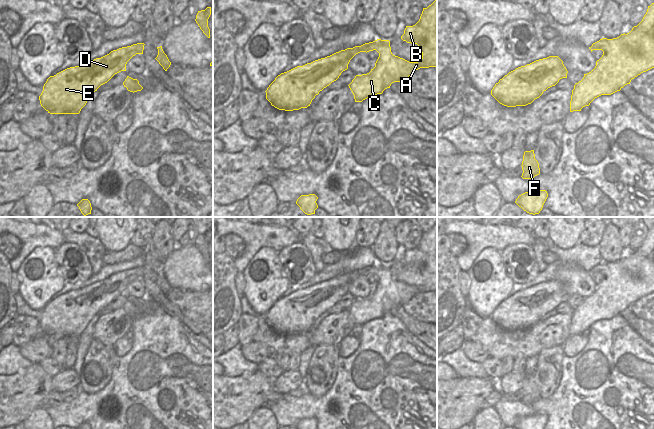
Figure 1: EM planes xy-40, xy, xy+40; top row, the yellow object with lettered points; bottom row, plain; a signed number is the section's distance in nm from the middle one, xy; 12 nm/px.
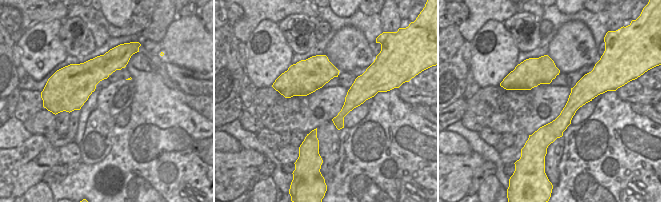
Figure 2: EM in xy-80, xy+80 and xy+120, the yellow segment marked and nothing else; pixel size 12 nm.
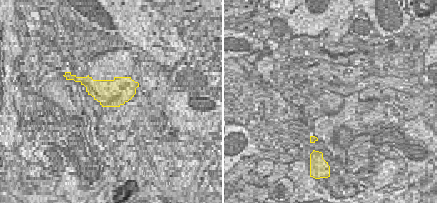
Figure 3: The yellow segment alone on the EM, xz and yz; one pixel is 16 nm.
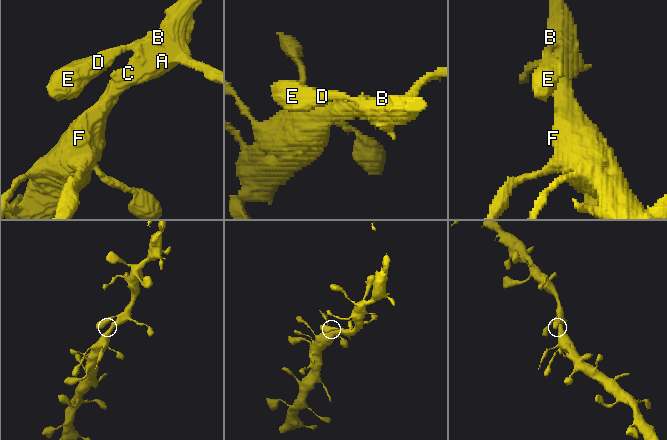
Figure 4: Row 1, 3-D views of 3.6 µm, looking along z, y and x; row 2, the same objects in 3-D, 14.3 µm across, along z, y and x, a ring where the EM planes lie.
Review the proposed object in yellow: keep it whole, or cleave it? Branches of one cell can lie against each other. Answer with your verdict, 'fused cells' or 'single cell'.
single cell

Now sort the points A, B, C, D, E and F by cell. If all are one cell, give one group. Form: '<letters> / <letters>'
A B C D E F

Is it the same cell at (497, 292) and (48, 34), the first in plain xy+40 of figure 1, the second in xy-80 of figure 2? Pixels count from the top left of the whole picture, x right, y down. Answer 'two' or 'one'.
one

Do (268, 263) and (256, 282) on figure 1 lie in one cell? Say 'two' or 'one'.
one

